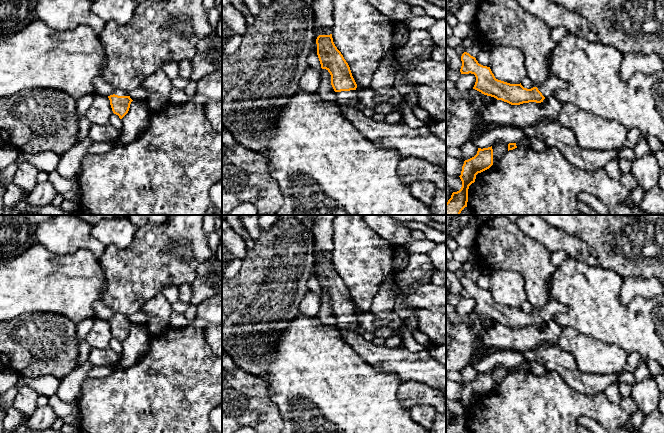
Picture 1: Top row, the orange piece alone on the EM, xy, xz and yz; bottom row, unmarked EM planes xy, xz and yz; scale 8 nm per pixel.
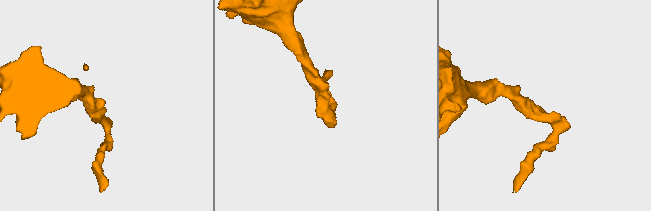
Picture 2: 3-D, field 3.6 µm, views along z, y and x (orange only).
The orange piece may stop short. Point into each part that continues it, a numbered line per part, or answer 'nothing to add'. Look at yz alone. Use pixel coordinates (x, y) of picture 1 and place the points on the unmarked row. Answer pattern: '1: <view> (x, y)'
1: yz (553, 307)

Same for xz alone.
1: xz (344, 322)

